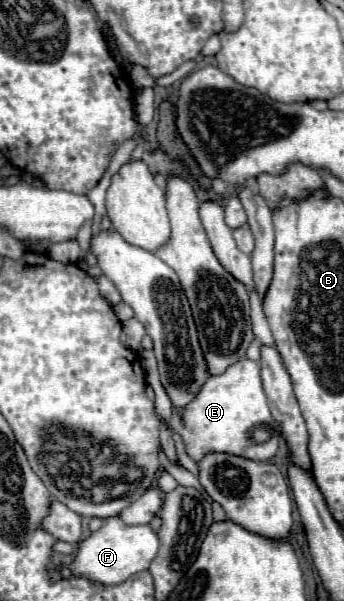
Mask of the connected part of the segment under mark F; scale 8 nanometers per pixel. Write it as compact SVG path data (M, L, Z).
M111 517L103 523L99 531L93 531L77 545L77 555L71 565L63 565L57 571L61 571L63 579L87 577L103 585L117 585L123 583L127 577L145 571L157 551L159 537L149 525L125 525L123 521L119 521L119 517Z

